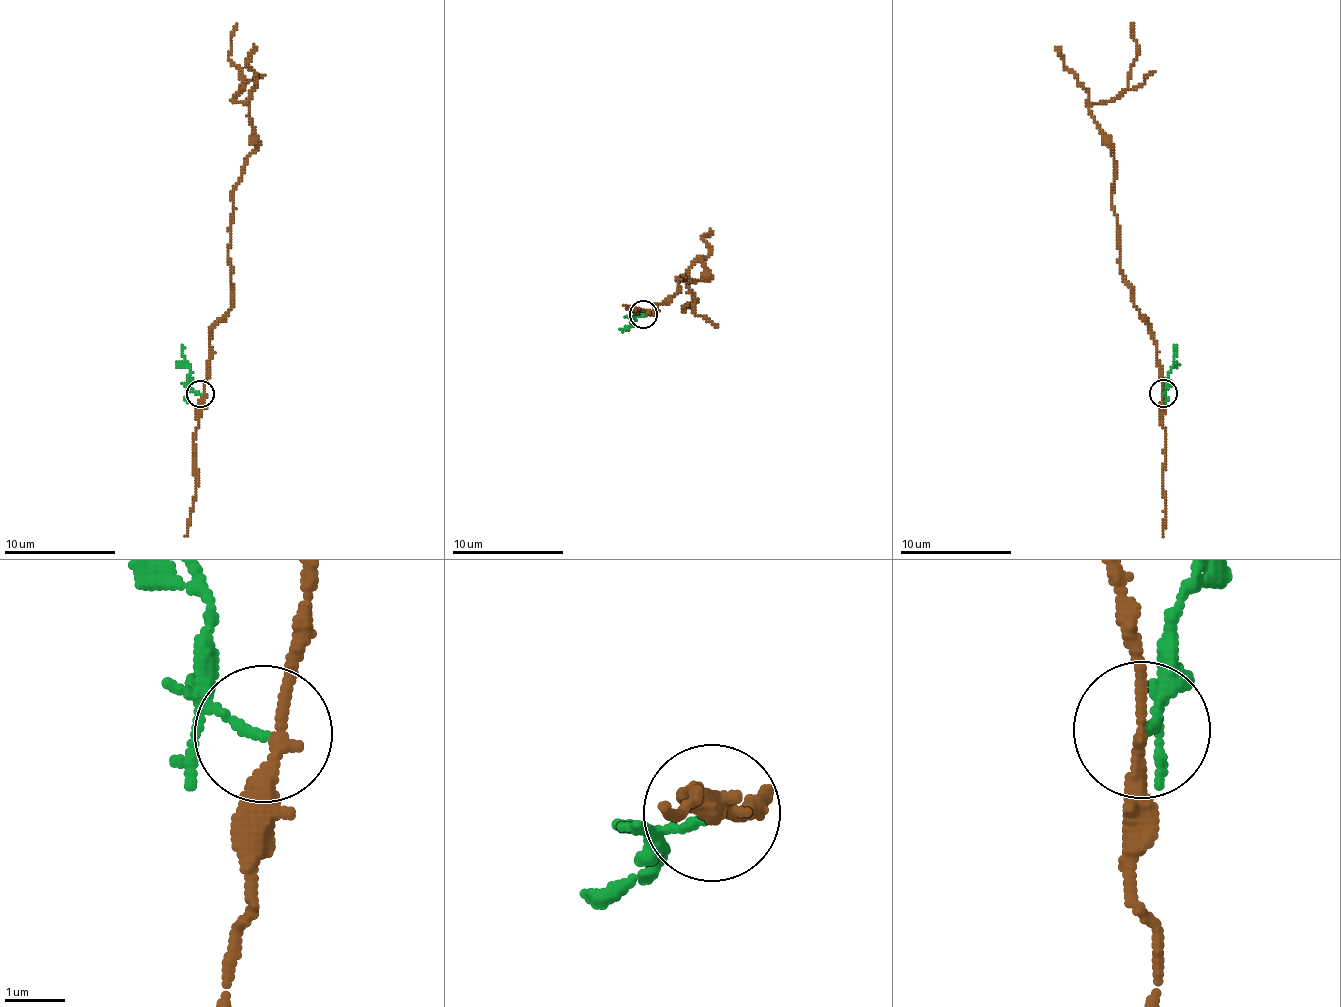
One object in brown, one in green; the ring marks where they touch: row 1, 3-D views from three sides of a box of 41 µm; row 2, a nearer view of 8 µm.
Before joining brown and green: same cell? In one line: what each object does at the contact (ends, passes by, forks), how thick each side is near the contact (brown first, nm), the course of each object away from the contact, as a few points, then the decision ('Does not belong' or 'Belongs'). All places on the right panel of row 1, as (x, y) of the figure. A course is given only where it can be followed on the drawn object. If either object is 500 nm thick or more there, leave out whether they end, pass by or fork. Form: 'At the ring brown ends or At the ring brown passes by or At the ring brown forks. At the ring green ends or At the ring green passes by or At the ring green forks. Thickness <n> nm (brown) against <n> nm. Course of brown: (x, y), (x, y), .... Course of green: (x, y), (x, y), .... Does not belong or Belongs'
At the ring brown passes by. At the ring green ends. Thickness 200 nm (brown) against 140 nm. Course of brown: (1162, 394), (1154, 332), (1120, 267), (1113, 152), (1088, 108), (1128, 86), (1136, 57), (1130, 23). Course of green: (1162, 394), (1168, 386), (1177, 345). Does not belong

